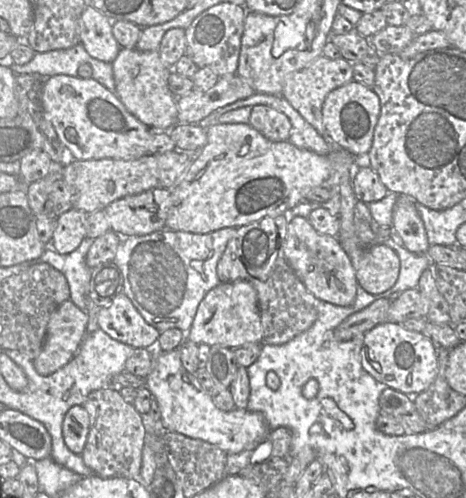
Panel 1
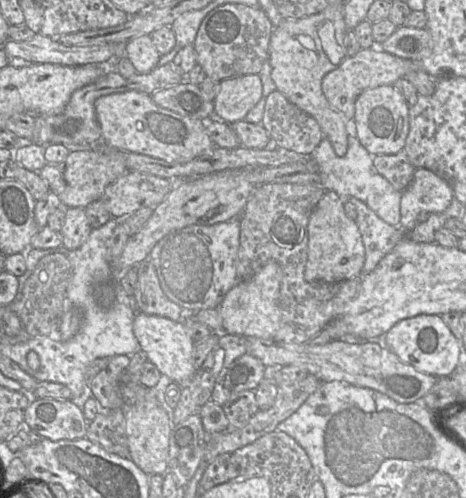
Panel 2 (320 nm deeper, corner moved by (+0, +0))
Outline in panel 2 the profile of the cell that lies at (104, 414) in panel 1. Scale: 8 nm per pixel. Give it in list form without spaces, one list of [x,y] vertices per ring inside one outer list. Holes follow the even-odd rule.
[[[118,355],[110,358],[108,366],[102,370],[90,383],[89,393],[102,411],[112,411],[123,407],[123,401],[118,394],[118,377],[127,370],[130,357]]]

